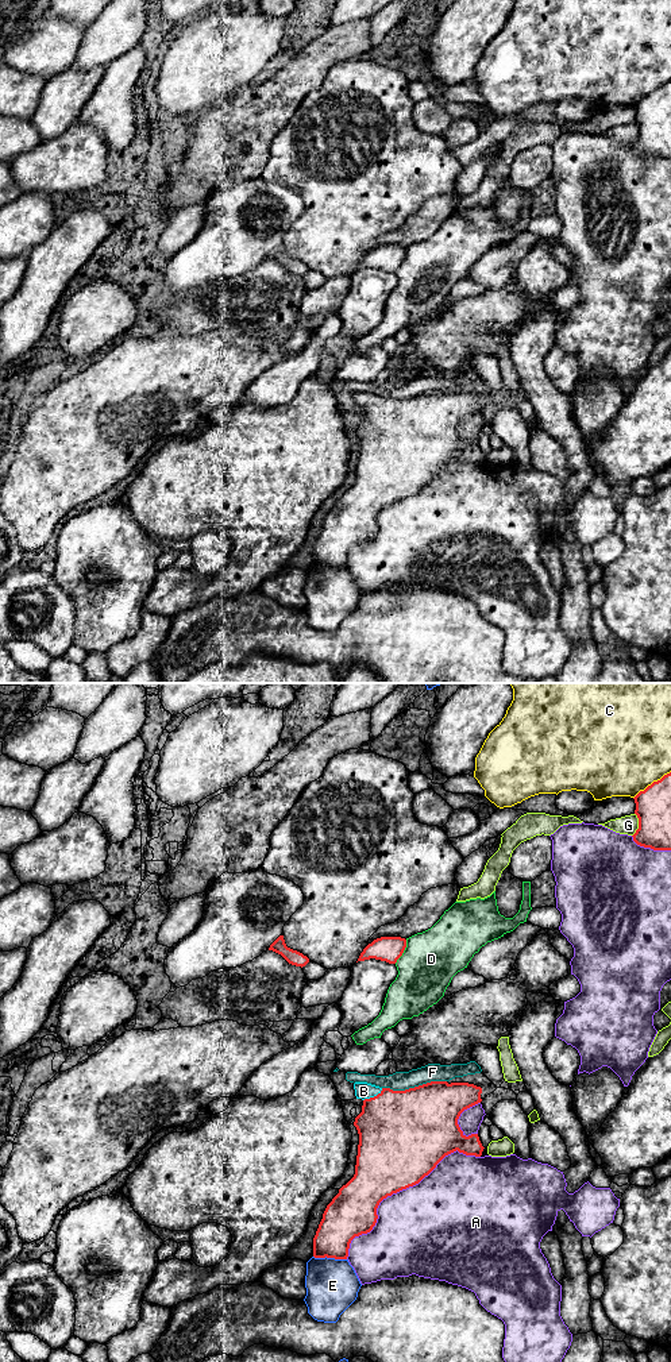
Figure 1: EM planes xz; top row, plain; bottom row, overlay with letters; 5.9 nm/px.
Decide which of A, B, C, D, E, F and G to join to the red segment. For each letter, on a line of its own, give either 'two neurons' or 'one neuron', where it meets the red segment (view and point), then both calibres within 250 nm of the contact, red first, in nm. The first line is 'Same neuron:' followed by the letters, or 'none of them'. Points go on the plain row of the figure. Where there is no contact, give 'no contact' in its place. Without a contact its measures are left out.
Same neuron: B
A: two neurons | xz (397, 500) | 460/480 nm
B: one neuron | xz (374, 405) | 480/100 nm
C: two neurons | xz (652, 92) | 200/500 nm
D: two neurons | xz (403, 261) | 150/340 nm
E: two neurons | xz (330, 566) | 260/320 nm
F: two neurons | xz (415, 396) | 480/110 nm
G: two neurons | xz (639, 134) | 200/110 nm

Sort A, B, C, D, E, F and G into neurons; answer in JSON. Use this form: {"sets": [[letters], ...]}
{"sets": [["A"], ["B"], ["C"], ["D"], ["E"], ["F"], ["G"]]}

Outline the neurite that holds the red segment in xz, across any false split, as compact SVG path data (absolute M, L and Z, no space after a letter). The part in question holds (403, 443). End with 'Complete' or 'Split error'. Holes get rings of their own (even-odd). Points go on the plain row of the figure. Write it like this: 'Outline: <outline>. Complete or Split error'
Outline: M431 390L405 400L393 400L367 391L355 391L354 398L356 408L363 409L362 421L354 431L359 443L355 483L339 498L339 502L323 522L313 547L315 567L347 568L351 549L370 541L375 535L378 528L377 517L383 508L419 493L446 464L456 459L466 464L481 466L485 458L478 443L466 445L458 433L458 428L464 418L482 410L481 396L468 391Z. Split error

